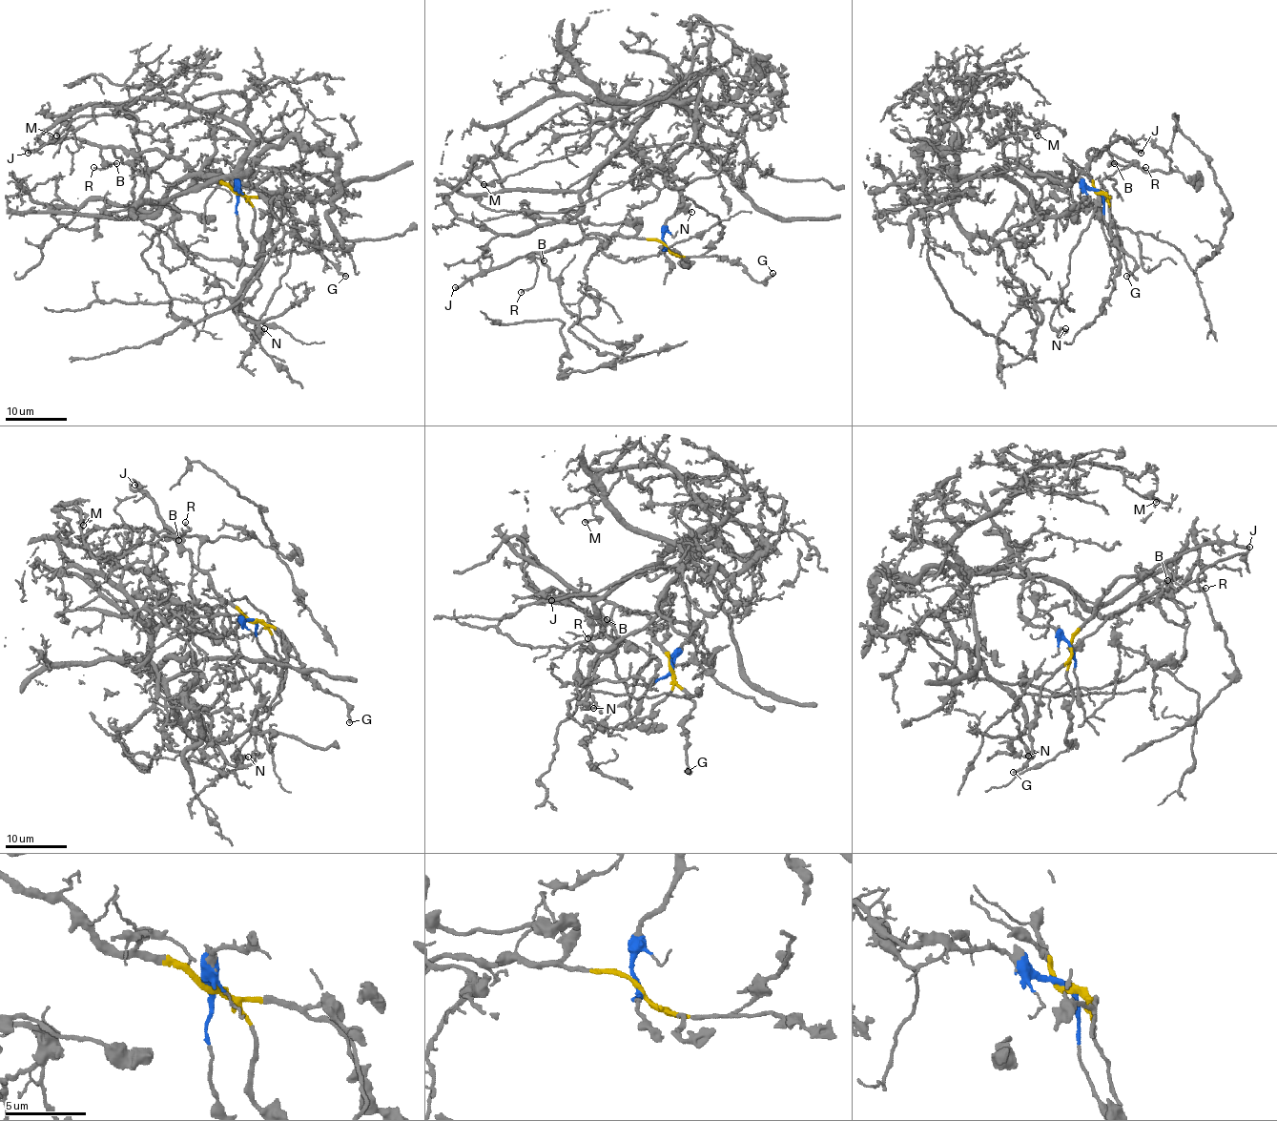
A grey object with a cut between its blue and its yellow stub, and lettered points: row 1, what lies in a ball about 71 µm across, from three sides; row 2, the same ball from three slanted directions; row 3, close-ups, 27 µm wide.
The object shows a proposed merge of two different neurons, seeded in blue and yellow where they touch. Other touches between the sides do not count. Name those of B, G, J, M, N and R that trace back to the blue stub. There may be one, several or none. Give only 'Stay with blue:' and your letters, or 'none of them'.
Stay with blue: M

